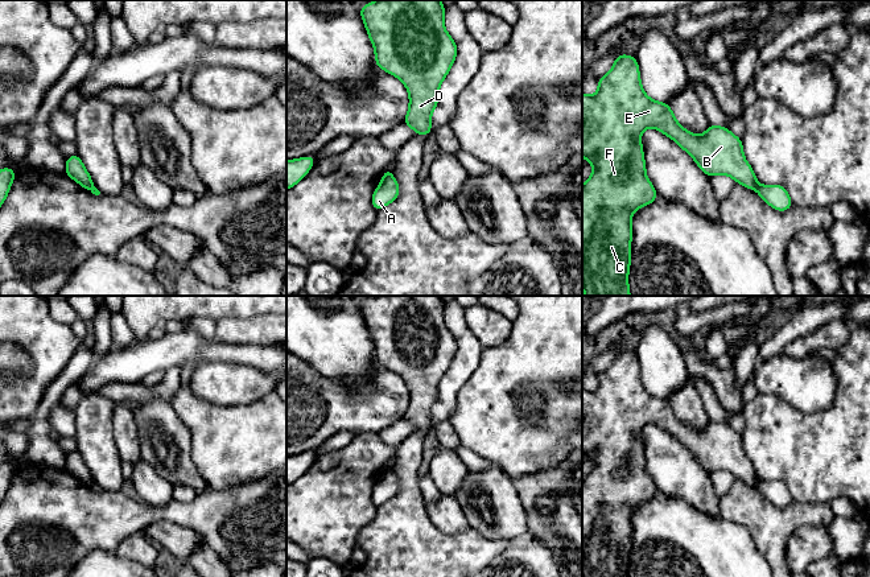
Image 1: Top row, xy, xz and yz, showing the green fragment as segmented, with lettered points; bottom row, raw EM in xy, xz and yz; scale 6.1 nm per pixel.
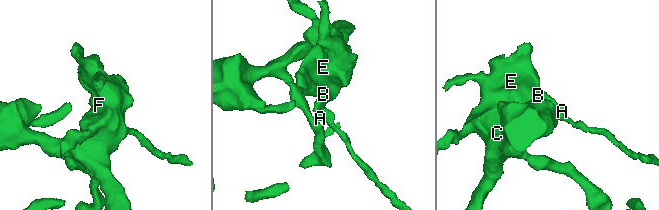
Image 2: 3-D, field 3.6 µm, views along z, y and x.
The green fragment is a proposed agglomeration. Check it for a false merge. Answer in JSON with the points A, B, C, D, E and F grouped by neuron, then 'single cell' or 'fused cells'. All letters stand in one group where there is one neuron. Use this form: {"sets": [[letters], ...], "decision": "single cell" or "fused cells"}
{"sets": [["A"], ["B", "C", "D", "E", "F"]], "decision": "fused cells"}

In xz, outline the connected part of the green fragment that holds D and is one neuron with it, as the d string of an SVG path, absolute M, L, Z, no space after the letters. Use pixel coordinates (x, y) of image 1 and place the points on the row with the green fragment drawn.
M378 0L359 8L375 49L375 63L399 78L409 92L409 110L403 123L413 128L415 135L432 133L430 119L438 104L438 90L458 53L455 42L444 26L445 8L440 0Z

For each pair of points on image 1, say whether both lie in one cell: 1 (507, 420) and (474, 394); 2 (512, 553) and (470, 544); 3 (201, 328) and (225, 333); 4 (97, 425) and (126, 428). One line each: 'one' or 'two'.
1: one
2: two
3: two
4: two

